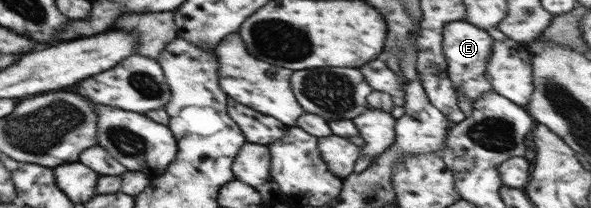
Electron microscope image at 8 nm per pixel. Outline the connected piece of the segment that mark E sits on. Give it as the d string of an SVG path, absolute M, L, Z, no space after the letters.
M452 21L446 23L443 29L442 52L448 65L449 79L455 85L455 91L465 94L472 103L481 97L482 93L493 92L492 86L486 78L486 67L492 52L494 40L487 31L475 27L469 21Z

